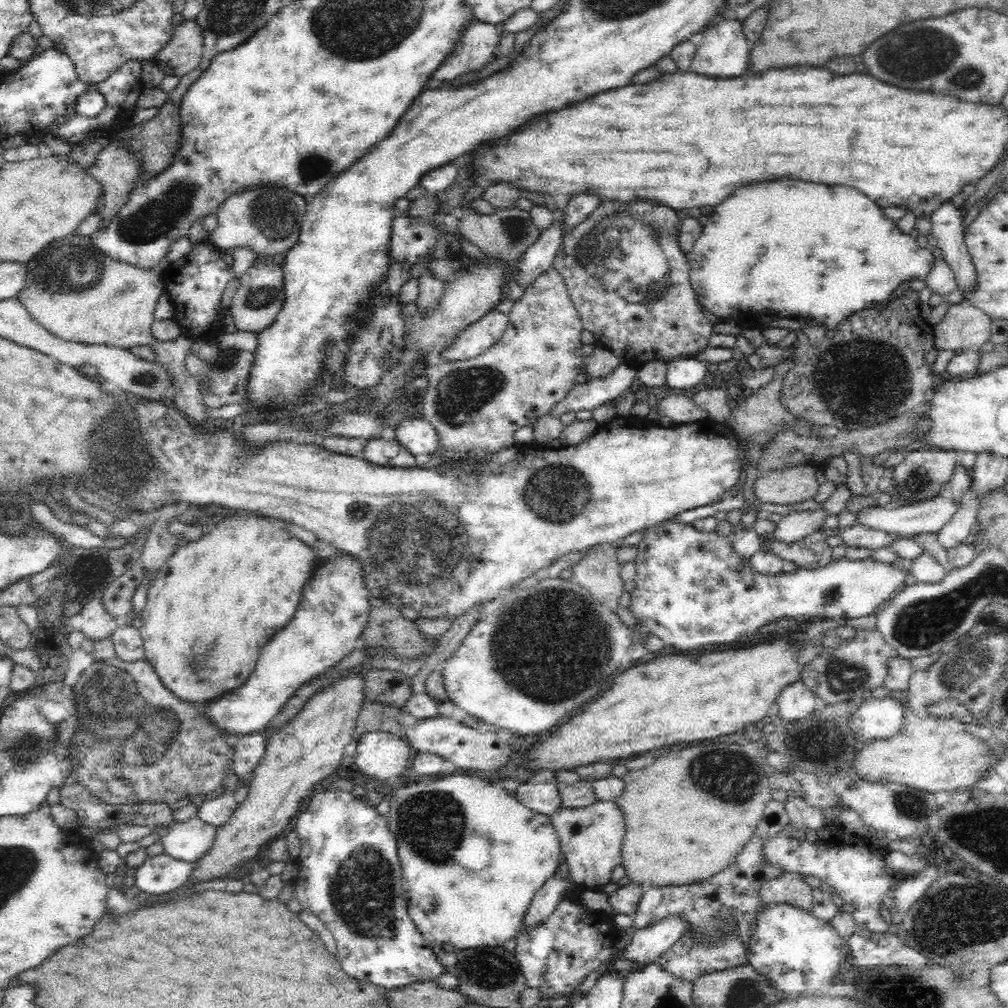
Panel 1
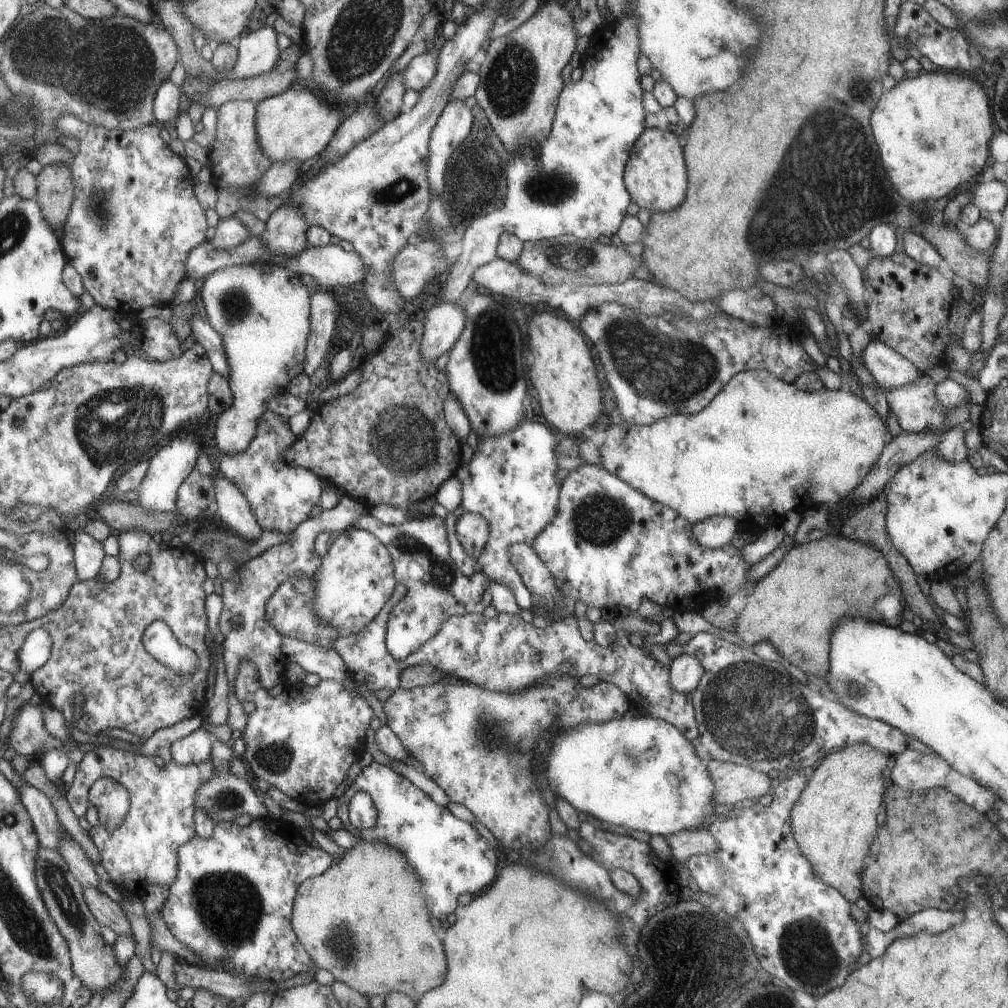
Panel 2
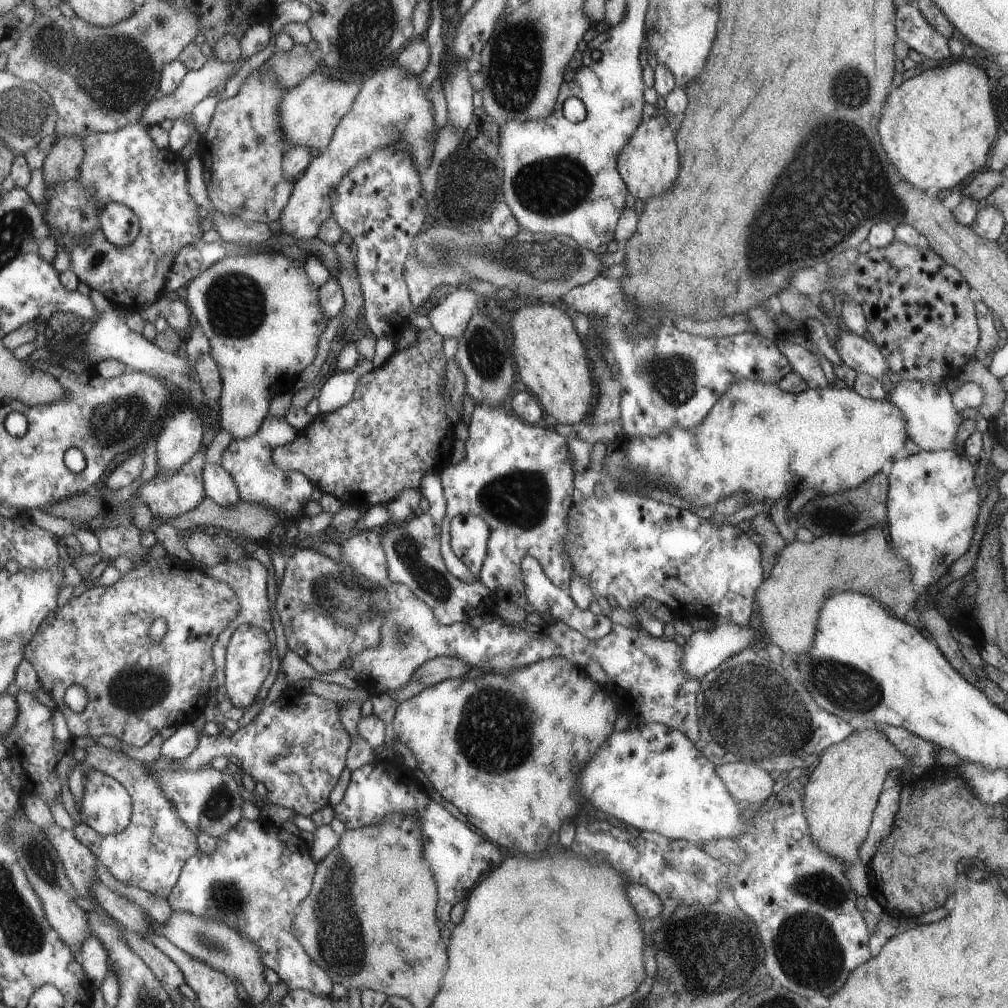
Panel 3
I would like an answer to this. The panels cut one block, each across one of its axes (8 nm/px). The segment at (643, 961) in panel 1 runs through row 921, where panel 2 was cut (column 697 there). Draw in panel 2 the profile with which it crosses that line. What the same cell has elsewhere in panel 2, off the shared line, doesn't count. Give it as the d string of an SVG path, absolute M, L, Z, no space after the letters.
M681 653L670 661L668 666L669 688L675 692L690 693L697 686L703 668L695 654Z

